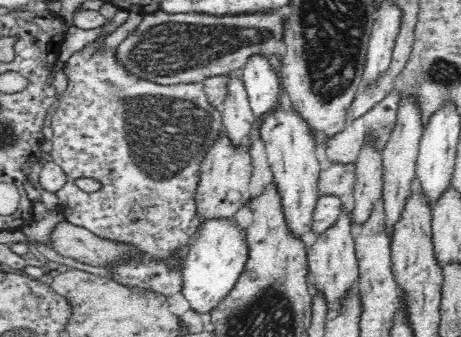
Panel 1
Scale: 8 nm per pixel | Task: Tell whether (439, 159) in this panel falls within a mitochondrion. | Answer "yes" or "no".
no

